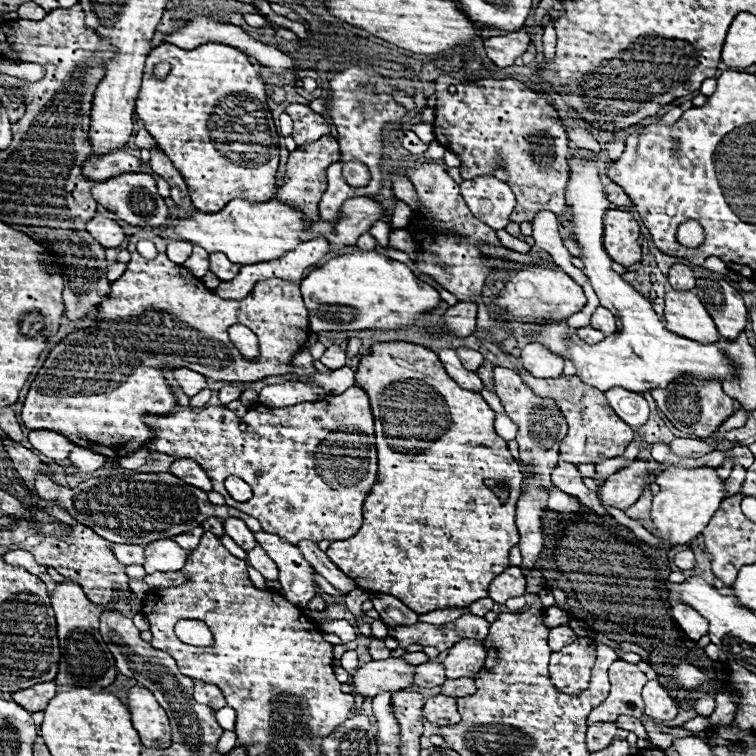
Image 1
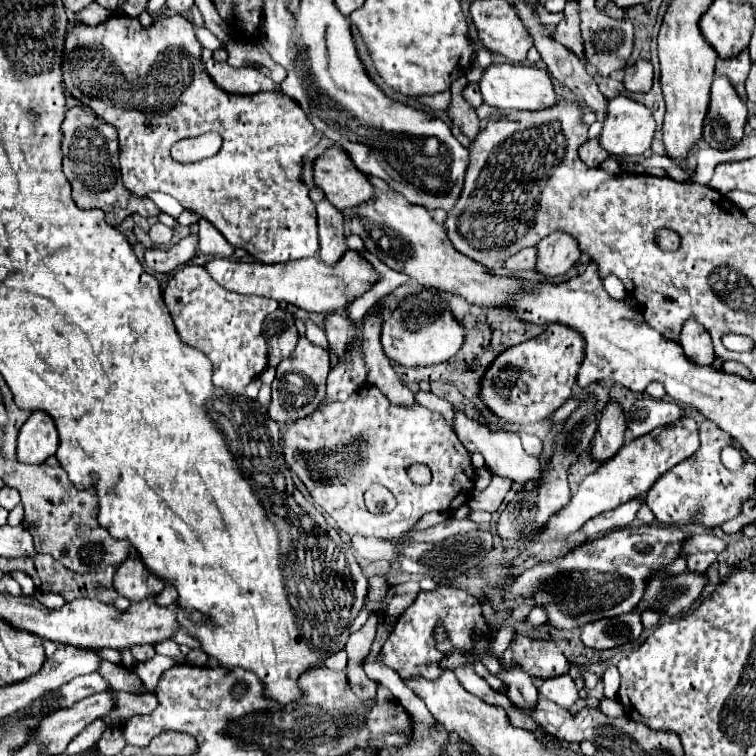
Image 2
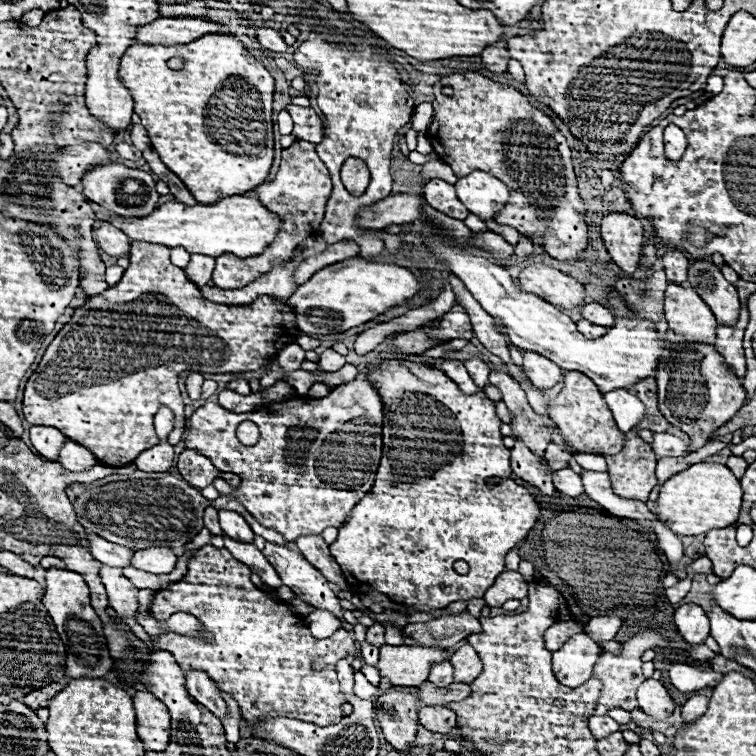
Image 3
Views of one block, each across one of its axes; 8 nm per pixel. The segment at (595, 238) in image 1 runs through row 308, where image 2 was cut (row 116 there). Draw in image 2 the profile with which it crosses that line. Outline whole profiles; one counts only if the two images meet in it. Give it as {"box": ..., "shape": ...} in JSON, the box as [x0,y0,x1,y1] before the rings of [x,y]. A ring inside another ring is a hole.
{"box":[600,96,656,156],"shape":[[[616,96],[608,102],[600,144],[612,156],[638,156],[650,148],[654,130],[656,122],[650,108],[626,96]]]}

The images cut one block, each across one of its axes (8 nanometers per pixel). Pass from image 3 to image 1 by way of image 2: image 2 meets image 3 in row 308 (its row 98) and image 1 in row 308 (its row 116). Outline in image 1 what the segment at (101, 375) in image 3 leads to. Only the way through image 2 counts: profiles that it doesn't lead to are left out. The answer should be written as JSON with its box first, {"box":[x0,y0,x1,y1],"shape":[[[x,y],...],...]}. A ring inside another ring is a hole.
{"box":[22,232,310,458],"shape":[[[138,232],[130,236],[128,252],[132,260],[128,262],[128,270],[112,282],[110,296],[98,308],[98,324],[92,328],[78,330],[66,336],[62,342],[46,358],[44,366],[36,374],[30,392],[26,396],[22,408],[22,420],[28,430],[52,430],[70,438],[72,442],[88,440],[94,444],[110,446],[116,454],[106,454],[110,458],[122,458],[130,452],[138,450],[142,444],[148,444],[152,438],[150,428],[142,422],[144,414],[166,414],[174,410],[176,400],[170,392],[170,386],[164,380],[164,368],[174,368],[170,362],[196,370],[216,382],[258,382],[268,376],[292,374],[294,366],[290,364],[294,354],[300,352],[310,336],[310,314],[304,306],[304,298],[300,294],[300,284],[268,278],[256,282],[254,290],[242,300],[224,300],[218,298],[212,290],[204,286],[204,282],[196,276],[190,276],[184,266],[178,266],[166,256],[166,240],[154,236],[150,232]],[[140,240],[150,240],[158,248],[158,256],[152,260],[142,258],[136,252],[136,244]],[[244,324],[248,326],[260,340],[260,358],[258,362],[248,362],[240,356],[236,346],[228,340],[228,326]]]}

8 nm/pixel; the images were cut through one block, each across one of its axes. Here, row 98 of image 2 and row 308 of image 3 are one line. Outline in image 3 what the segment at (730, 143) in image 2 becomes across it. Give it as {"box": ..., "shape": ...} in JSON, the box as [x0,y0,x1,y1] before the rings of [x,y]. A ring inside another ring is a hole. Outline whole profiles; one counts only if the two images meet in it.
{"box":[688,258,740,324],"shape":[[[710,258],[694,260],[688,270],[688,282],[710,306],[720,324],[734,324],[740,314],[740,300],[736,288],[724,280],[718,266]]]}

